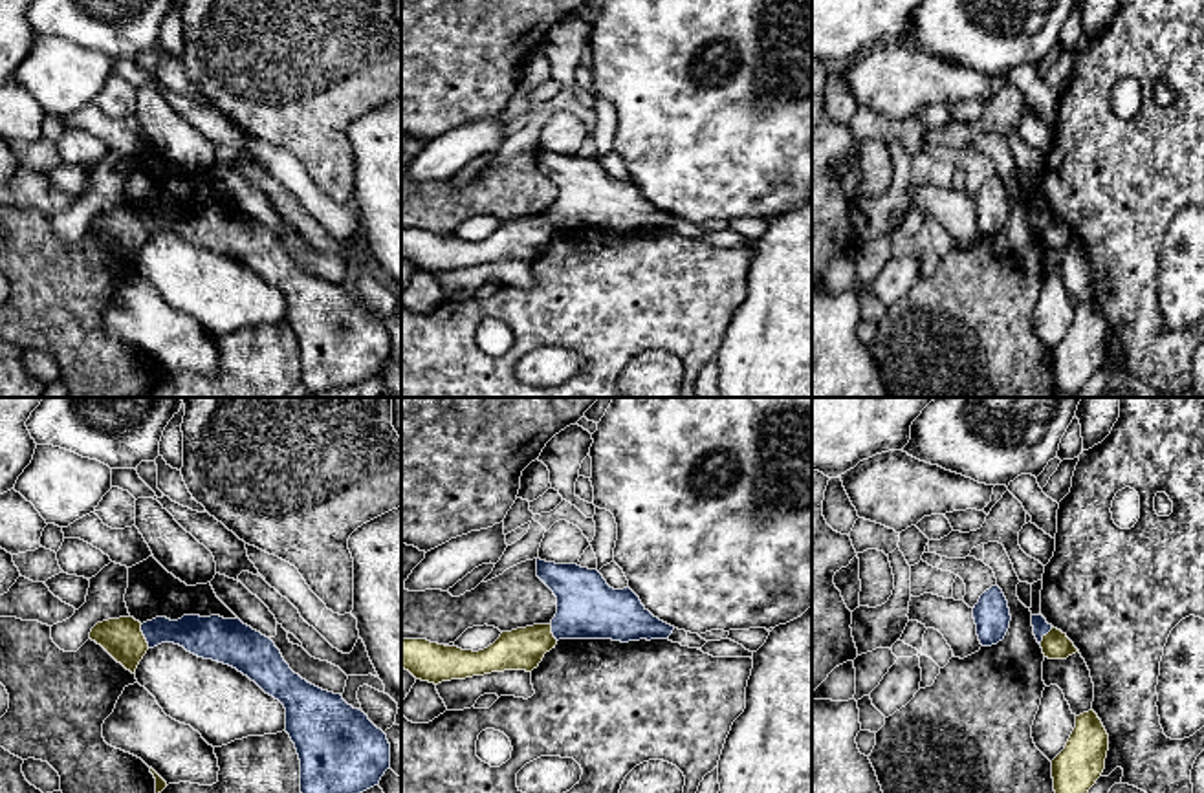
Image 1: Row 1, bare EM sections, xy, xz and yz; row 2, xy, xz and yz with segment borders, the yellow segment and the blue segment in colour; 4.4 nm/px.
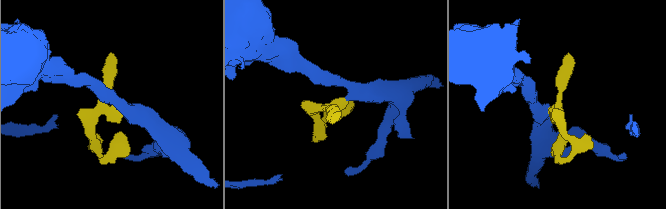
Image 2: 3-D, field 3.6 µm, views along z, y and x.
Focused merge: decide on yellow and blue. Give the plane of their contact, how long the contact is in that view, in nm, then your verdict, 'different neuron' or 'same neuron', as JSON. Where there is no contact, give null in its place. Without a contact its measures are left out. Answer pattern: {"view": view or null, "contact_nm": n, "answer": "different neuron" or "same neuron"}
{"view": "xy", "contact_nm": 110, "answer": "different neuron"}

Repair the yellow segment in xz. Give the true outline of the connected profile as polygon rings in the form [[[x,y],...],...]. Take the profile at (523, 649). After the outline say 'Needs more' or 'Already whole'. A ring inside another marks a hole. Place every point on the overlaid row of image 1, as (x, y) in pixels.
[[[552,625],[502,632],[493,645],[478,652],[427,639],[401,639],[401,668],[434,685],[504,670],[531,672],[555,645]]]. Already whole

